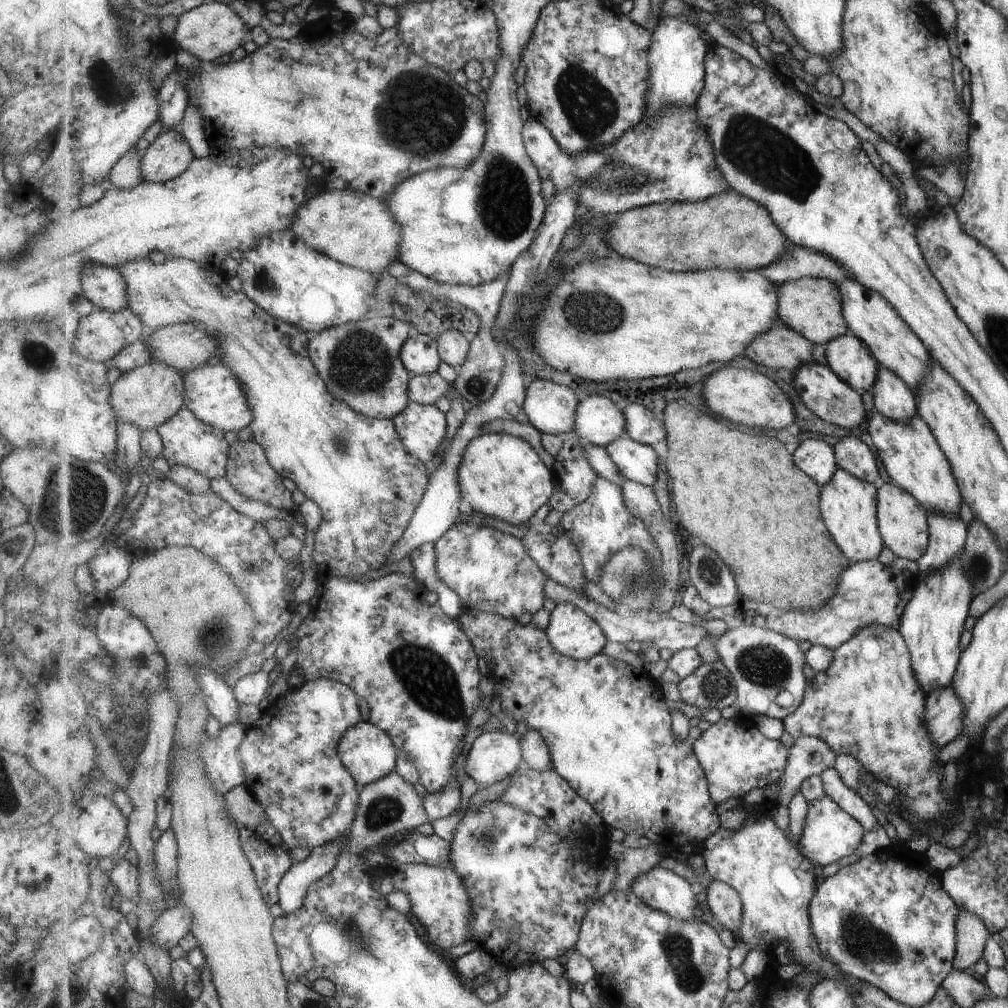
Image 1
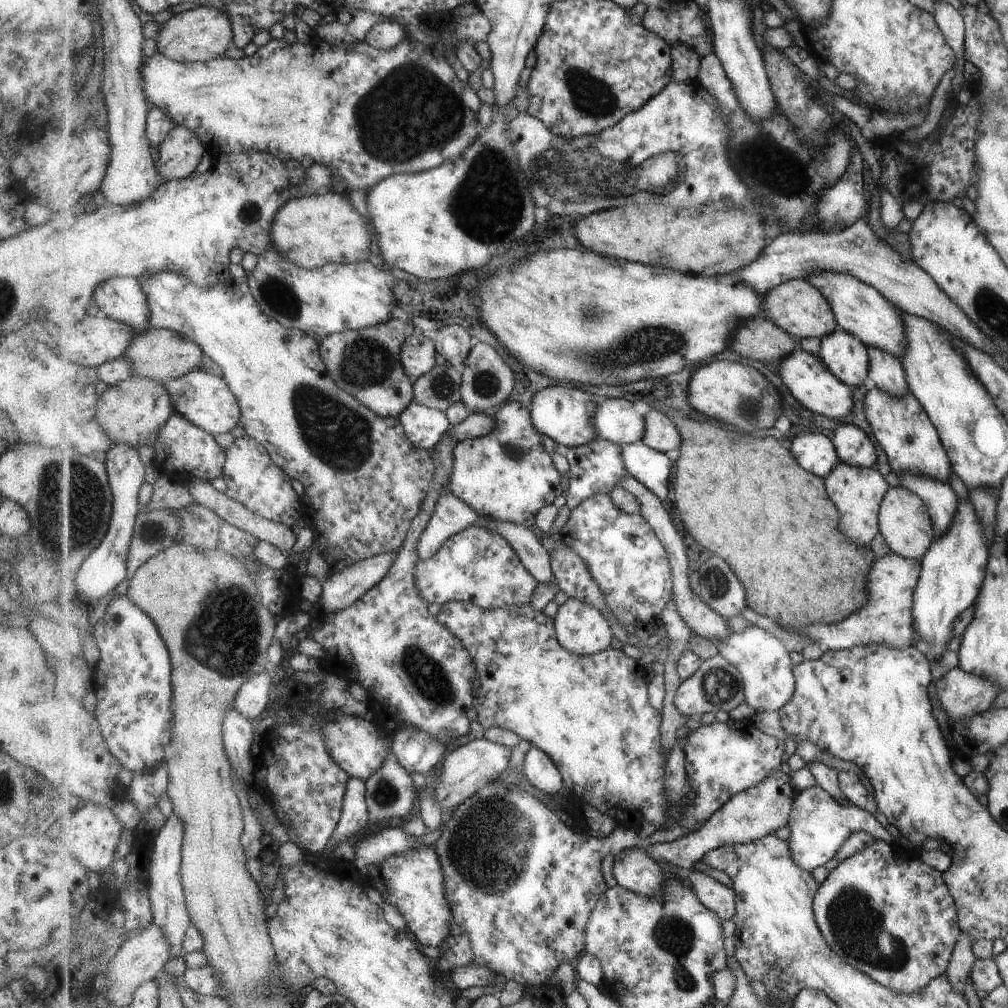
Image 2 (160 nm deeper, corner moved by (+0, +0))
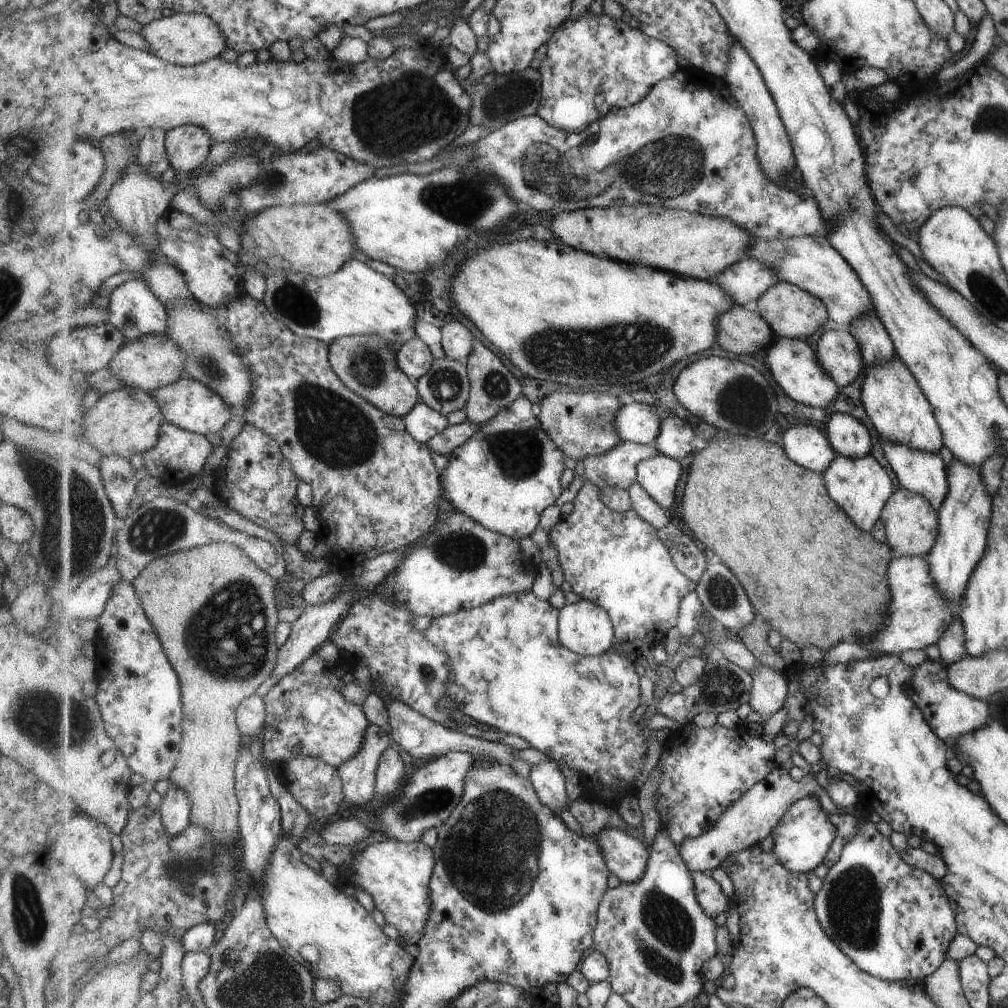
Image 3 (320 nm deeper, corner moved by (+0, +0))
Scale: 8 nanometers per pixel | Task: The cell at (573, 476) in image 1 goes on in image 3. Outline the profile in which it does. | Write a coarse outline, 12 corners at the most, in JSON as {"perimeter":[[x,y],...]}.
{"perimeter":[[625,441],[575,472],[599,488],[629,489],[638,465],[661,456],[651,443]]}

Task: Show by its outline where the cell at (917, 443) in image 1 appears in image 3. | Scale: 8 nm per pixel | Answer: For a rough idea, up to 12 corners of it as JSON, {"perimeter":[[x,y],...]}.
{"perimeter":[[899,357],[868,366],[862,399],[879,438],[941,448],[932,407]]}

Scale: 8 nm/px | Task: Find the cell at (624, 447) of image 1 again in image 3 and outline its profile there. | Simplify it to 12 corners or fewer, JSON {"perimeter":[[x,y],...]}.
{"perimeter":[[667,455],[638,465],[637,482],[665,509],[683,464]]}

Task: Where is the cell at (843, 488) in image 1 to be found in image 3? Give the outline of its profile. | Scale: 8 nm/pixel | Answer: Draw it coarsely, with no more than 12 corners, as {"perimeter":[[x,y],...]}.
{"perimeter":[[838,454],[823,473],[833,500],[870,531],[893,492],[871,454]]}

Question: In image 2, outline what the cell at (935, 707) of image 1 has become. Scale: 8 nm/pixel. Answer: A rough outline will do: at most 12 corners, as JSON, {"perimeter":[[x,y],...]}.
{"perimeter":[[954,667],[934,682],[948,720],[987,710],[998,694],[987,677]]}

